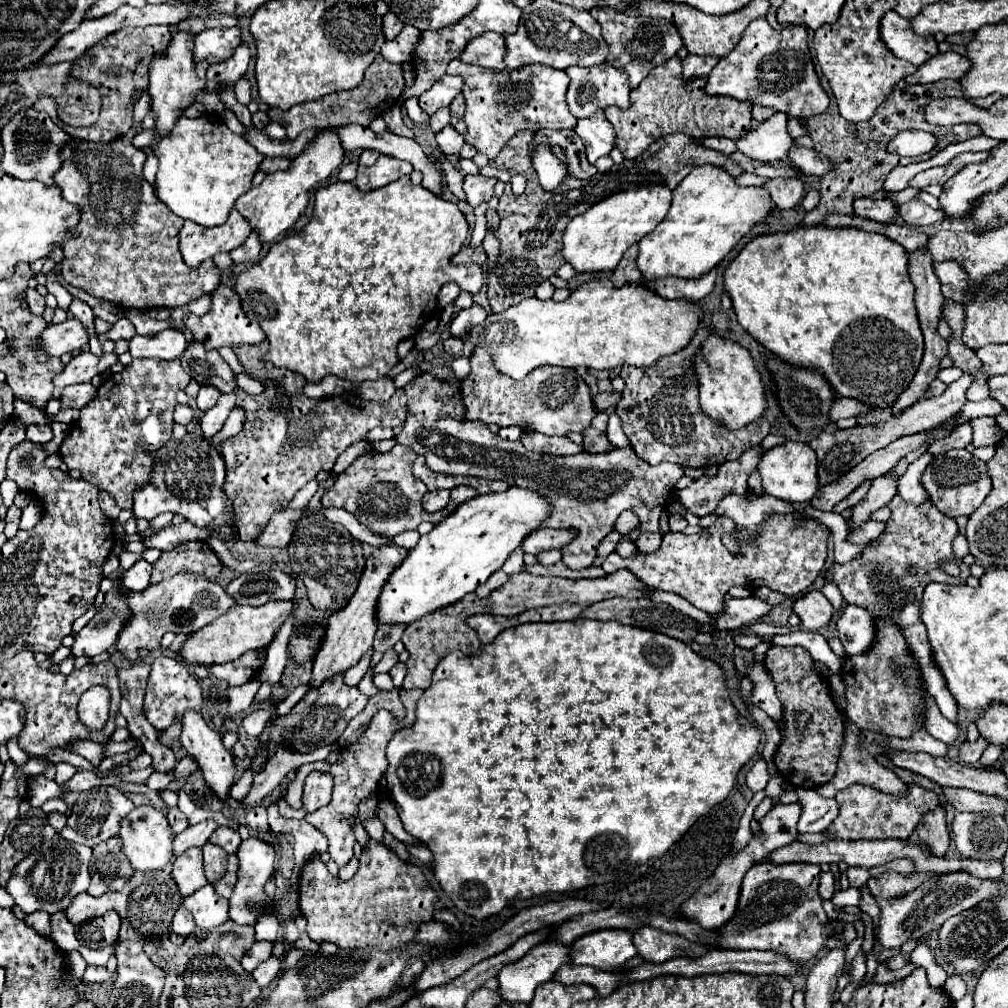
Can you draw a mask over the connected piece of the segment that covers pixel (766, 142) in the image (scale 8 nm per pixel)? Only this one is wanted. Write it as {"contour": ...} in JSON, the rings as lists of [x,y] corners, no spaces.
{"contour":[[[773,113],[759,127],[735,139],[735,145],[737,151],[741,151],[751,159],[759,159],[759,161],[787,159],[787,151],[793,145],[793,139],[787,133],[787,115]]]}

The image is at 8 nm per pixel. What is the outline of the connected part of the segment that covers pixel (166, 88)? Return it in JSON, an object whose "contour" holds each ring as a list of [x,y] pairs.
{"contour":[[[177,25],[171,27],[171,41],[165,47],[165,51],[153,57],[151,67],[149,67],[149,93],[151,93],[151,109],[157,113],[157,121],[155,127],[159,131],[161,137],[169,135],[175,119],[179,117],[179,111],[189,107],[191,103],[195,103],[195,95],[205,89],[205,71],[209,67],[207,59],[195,63],[193,59],[193,49],[195,49],[195,35],[179,29]]]}

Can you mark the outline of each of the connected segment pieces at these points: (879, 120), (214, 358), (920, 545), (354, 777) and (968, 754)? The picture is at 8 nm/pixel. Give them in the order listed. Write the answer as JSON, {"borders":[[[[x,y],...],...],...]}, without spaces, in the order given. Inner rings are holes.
{"borders":[[[[899,81],[893,87],[893,91],[889,93],[889,97],[879,105],[877,113],[865,123],[845,121],[837,111],[835,99],[831,97],[831,105],[823,115],[809,117],[809,137],[815,141],[815,149],[819,153],[823,153],[833,163],[833,169],[827,175],[821,177],[821,185],[819,185],[821,201],[819,201],[819,205],[813,211],[809,211],[801,223],[803,225],[823,223],[823,217],[831,211],[853,213],[853,201],[859,199],[859,197],[871,197],[871,195],[883,191],[883,183],[895,167],[917,163],[921,159],[931,157],[933,151],[937,151],[937,149],[943,149],[951,143],[961,143],[961,141],[967,141],[975,135],[981,135],[979,127],[973,127],[973,125],[955,125],[955,127],[929,125],[929,121],[925,119],[925,109],[927,109],[929,101],[937,99],[937,97],[947,97],[947,95],[951,95],[951,97],[961,95],[959,81],[937,81],[937,83],[929,83],[929,85],[913,85],[913,83],[907,83],[907,81]],[[907,129],[929,131],[931,135],[937,137],[937,141],[939,141],[937,147],[931,153],[919,155],[919,157],[891,155],[887,151],[889,141],[897,133],[907,131]]],[[[191,341],[181,357],[181,367],[195,379],[199,385],[215,385],[219,391],[235,391],[233,371],[231,367],[221,359],[217,351],[207,351],[201,347],[201,343]]],[[[895,495],[889,501],[889,509],[893,515],[887,521],[887,529],[877,539],[879,545],[867,549],[863,555],[855,557],[847,565],[831,565],[831,569],[827,571],[827,579],[837,583],[837,587],[843,593],[843,599],[847,603],[857,603],[861,607],[867,607],[867,611],[873,613],[875,617],[887,617],[887,619],[893,617],[893,621],[901,625],[907,645],[911,647],[913,657],[917,657],[917,661],[919,661],[923,685],[927,687],[927,693],[939,705],[941,715],[947,717],[951,723],[957,723],[959,721],[957,703],[953,703],[953,697],[949,695],[949,689],[945,687],[943,675],[937,671],[937,667],[933,667],[931,647],[927,641],[925,625],[919,615],[919,603],[923,597],[923,589],[929,583],[939,581],[939,583],[949,583],[949,585],[963,585],[965,579],[969,577],[969,567],[961,559],[957,559],[951,549],[951,541],[957,535],[957,523],[955,523],[955,519],[937,511],[937,507],[933,507],[931,501],[927,501],[923,505],[911,505],[911,503],[905,503],[899,495]],[[941,559],[957,563],[961,567],[961,575],[951,577],[951,575],[943,573],[939,569]],[[907,565],[915,565],[917,573],[907,575],[905,573]]],[[[401,689],[401,701],[407,709],[407,715],[405,719],[395,719],[393,713],[389,713],[387,709],[379,709],[367,731],[359,737],[359,741],[355,745],[349,745],[347,749],[341,751],[341,761],[337,761],[335,765],[327,765],[325,761],[317,761],[317,763],[309,763],[309,765],[303,765],[301,769],[297,769],[297,775],[295,779],[287,785],[287,791],[285,791],[285,801],[291,805],[291,807],[301,807],[303,805],[303,781],[307,779],[309,773],[313,771],[321,771],[321,773],[327,773],[333,777],[335,785],[333,785],[333,797],[329,801],[329,805],[325,807],[319,807],[317,811],[313,813],[307,813],[305,819],[317,827],[327,839],[329,839],[329,855],[331,859],[337,863],[337,865],[345,865],[351,857],[353,857],[353,845],[355,845],[355,837],[351,833],[351,827],[349,827],[349,821],[355,819],[357,823],[361,823],[363,819],[369,819],[369,817],[375,817],[375,809],[377,809],[377,783],[381,779],[381,775],[385,773],[387,769],[387,759],[385,759],[385,747],[389,743],[389,739],[393,737],[395,731],[403,729],[403,727],[411,727],[413,721],[415,721],[415,703],[419,701],[421,697],[421,689],[411,689],[411,691],[405,691]]],[[[981,737],[975,743],[963,743],[961,749],[959,749],[959,761],[965,763],[965,765],[977,765],[985,747],[987,747],[987,743]]]]}

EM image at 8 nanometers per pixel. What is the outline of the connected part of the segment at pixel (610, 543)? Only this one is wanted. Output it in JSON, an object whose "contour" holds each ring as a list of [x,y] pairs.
{"contour":[[[611,531],[611,533],[601,541],[601,547],[597,549],[597,555],[599,555],[601,559],[605,559],[611,551],[615,551],[615,547],[617,547],[619,541],[621,541],[621,535],[619,535],[617,531]]]}

